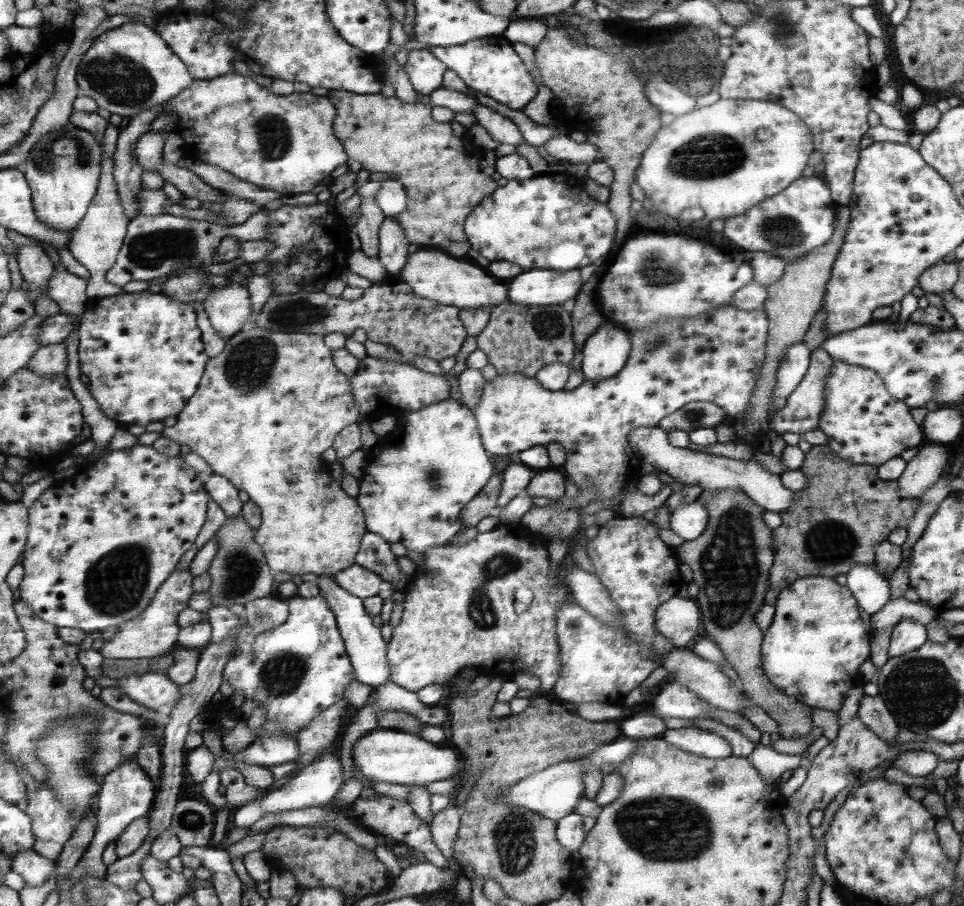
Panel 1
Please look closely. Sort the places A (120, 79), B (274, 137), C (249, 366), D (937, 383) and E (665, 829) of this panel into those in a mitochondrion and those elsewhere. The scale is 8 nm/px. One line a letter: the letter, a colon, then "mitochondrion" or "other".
A: mitochondrion
B: mitochondrion
C: mitochondrion
D: mitochondrion
E: mitochondrion

